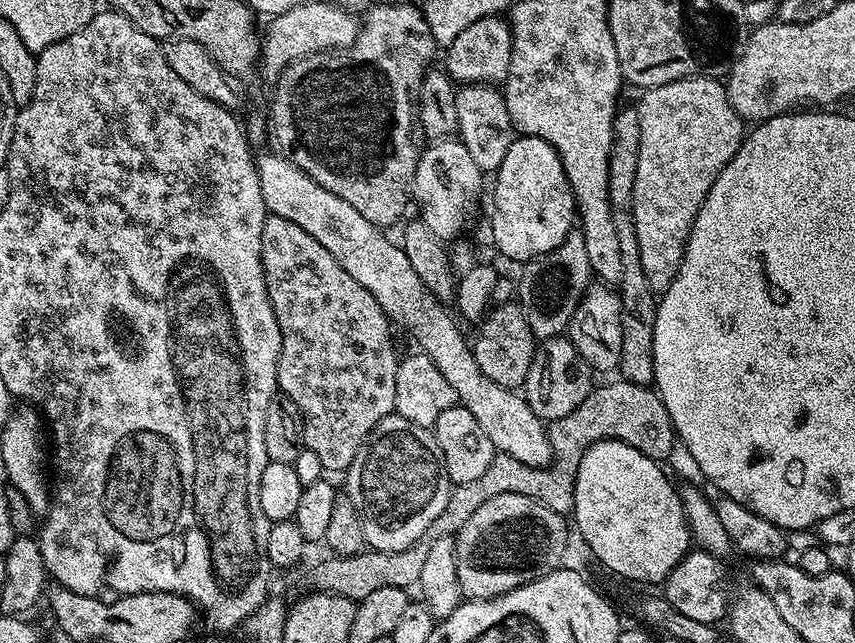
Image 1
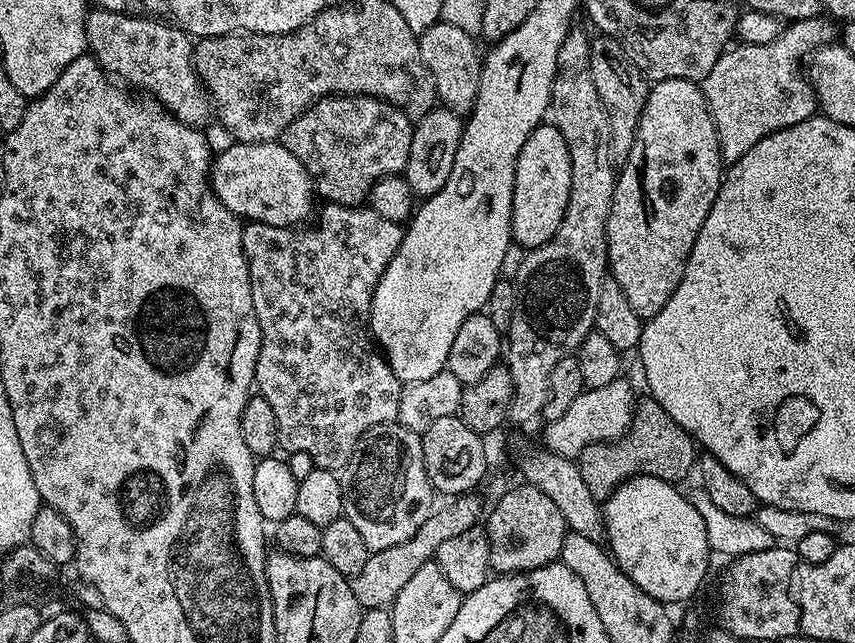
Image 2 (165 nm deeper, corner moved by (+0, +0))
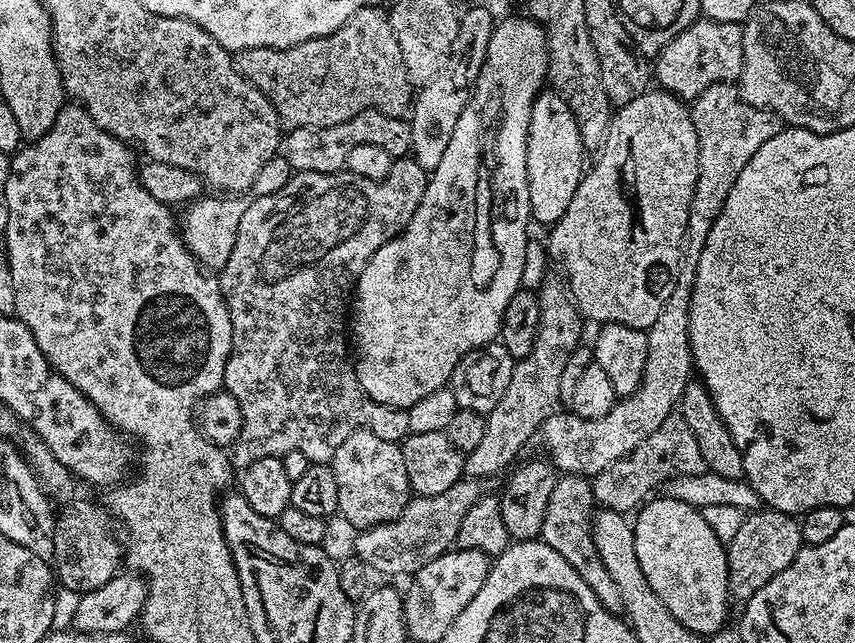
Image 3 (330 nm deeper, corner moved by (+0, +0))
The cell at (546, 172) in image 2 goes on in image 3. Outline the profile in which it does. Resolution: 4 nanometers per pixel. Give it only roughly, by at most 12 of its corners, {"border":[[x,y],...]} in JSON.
{"border":[[541,91],[526,150],[531,219],[551,226],[586,171],[564,99]]}

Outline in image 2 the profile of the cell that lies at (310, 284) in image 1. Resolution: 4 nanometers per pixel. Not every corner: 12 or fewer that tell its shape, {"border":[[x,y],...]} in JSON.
{"border":[[371,206],[248,222],[255,391],[339,473],[398,421],[370,335],[404,228]]}

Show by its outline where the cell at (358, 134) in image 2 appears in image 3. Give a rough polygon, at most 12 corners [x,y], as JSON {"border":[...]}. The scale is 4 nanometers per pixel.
{"border":[[373,108],[338,126],[292,130],[282,157],[297,172],[339,173],[354,146],[412,150],[407,119]]}

